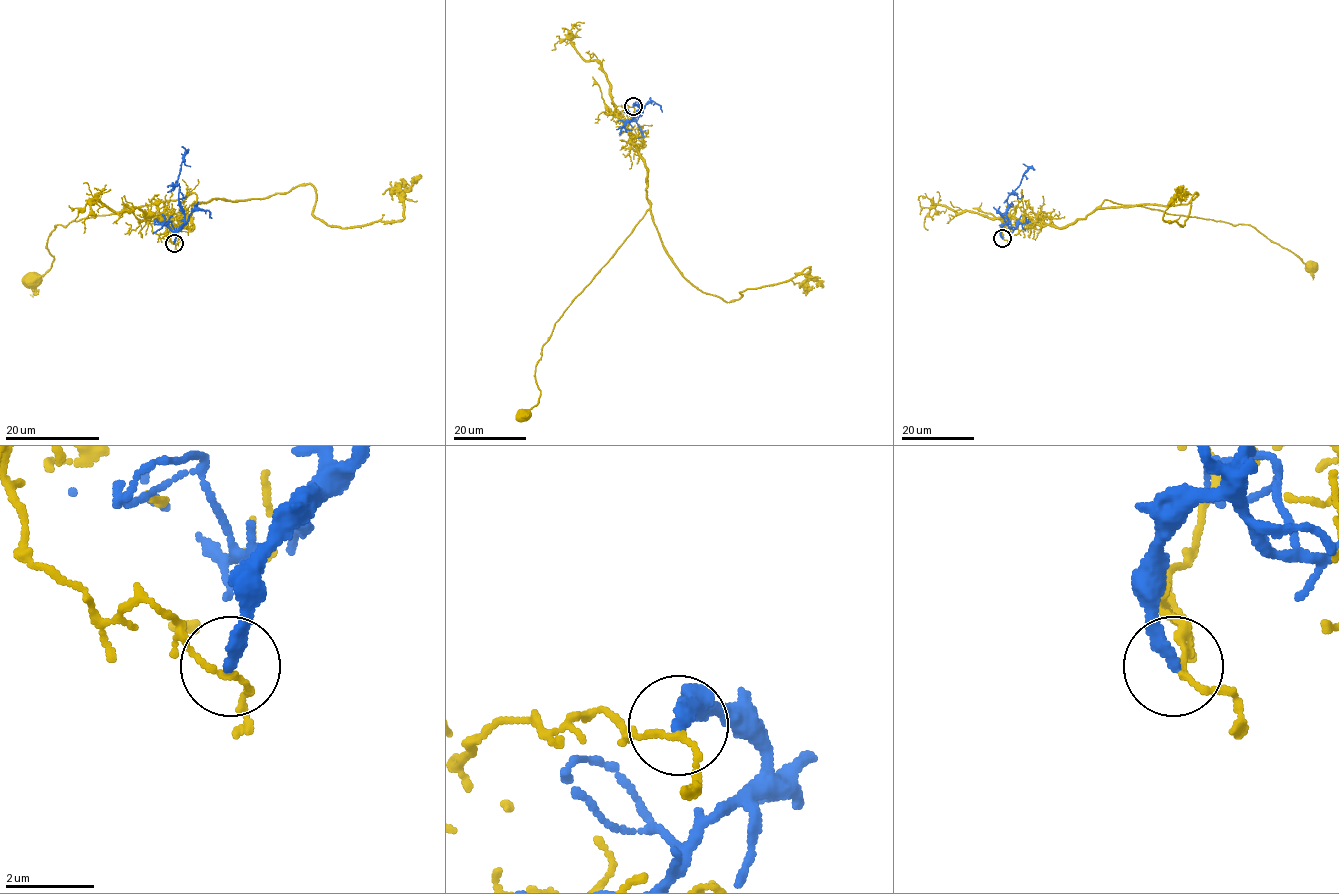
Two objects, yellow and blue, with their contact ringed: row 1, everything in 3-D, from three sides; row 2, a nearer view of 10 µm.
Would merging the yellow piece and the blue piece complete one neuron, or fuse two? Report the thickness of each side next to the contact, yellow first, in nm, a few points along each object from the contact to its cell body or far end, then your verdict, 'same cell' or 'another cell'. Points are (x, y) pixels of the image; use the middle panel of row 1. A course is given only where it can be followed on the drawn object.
120/300 nm | yellow via (633, 106), (616, 116), (679, 272), (728, 302), (810, 267), (804, 287), (814, 287) | blue via (633, 106), (636, 104), (640, 112), (637, 111), (636, 122), (643, 136), (638, 139) | another cell

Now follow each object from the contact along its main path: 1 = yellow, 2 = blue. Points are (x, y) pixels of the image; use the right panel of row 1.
1: (1002, 238), (1004, 218), (1058, 227), (1096, 209), (1185, 204), (1197, 193), (1183, 226), (1163, 214), (1183, 194)
2: (1002, 238), (1000, 228), (1008, 220), (1007, 197), (1029, 168), (1035, 169)

